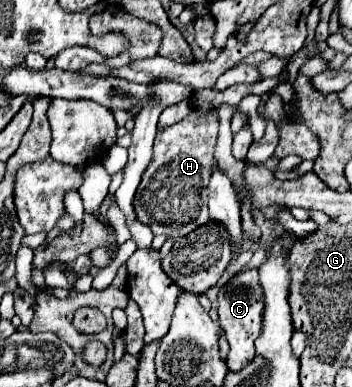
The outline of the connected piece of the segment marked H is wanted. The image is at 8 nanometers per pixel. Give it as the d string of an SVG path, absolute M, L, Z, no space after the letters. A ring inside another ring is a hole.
M193 109L183 121L179 121L177 125L168 127L159 131L153 145L153 157L149 167L143 173L143 179L137 187L135 193L135 215L141 223L145 223L147 227L151 227L151 231L155 235L165 235L165 237L183 237L191 231L195 231L197 227L205 225L209 221L209 211L207 211L207 185L211 179L211 173L215 169L221 169L217 159L215 159L215 143L217 143L217 133L219 133L219 117L207 115L203 111ZM165 167L165 177L155 177L155 173Z

